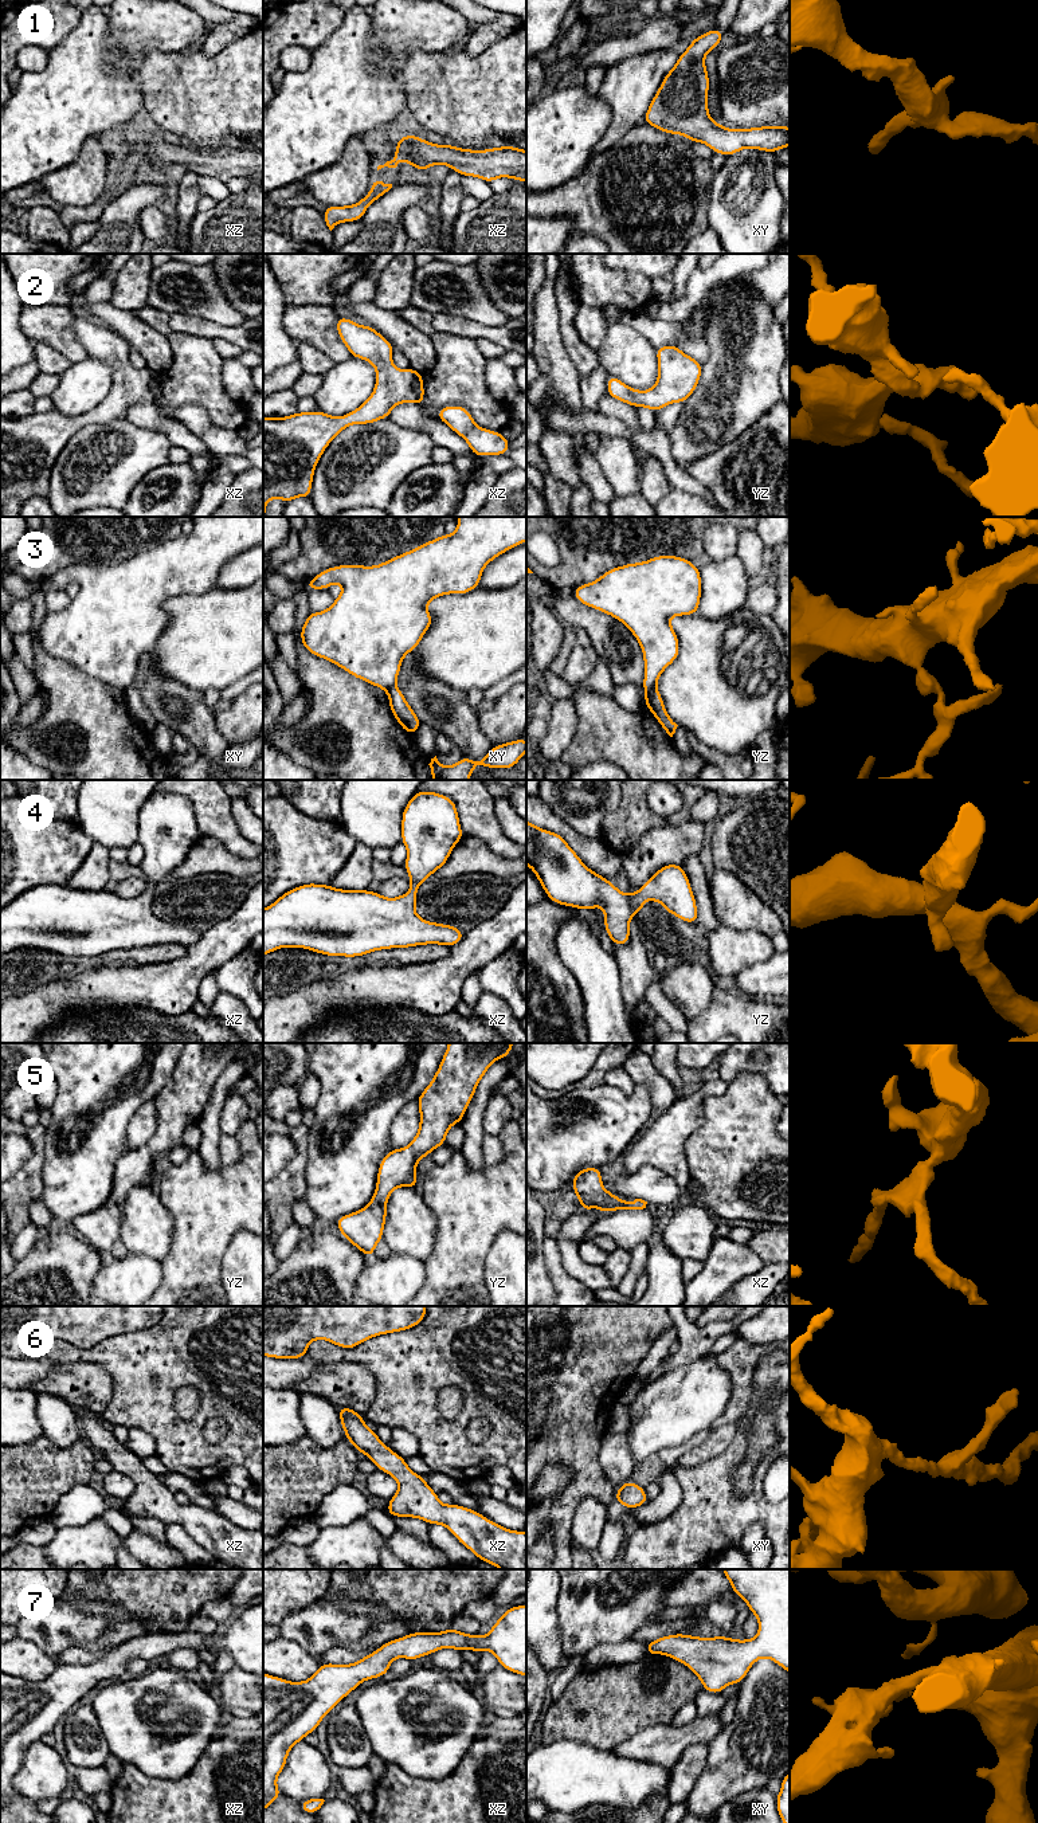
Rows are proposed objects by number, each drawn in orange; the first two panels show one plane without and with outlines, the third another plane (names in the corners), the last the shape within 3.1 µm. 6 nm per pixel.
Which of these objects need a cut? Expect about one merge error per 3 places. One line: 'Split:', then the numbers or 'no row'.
Split: 3

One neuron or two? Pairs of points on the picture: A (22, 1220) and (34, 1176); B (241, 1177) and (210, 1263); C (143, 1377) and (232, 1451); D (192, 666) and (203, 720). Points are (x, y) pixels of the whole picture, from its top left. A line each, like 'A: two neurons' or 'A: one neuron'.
A: one neuron
B: one neuron
C: one neuron
D: two neurons

